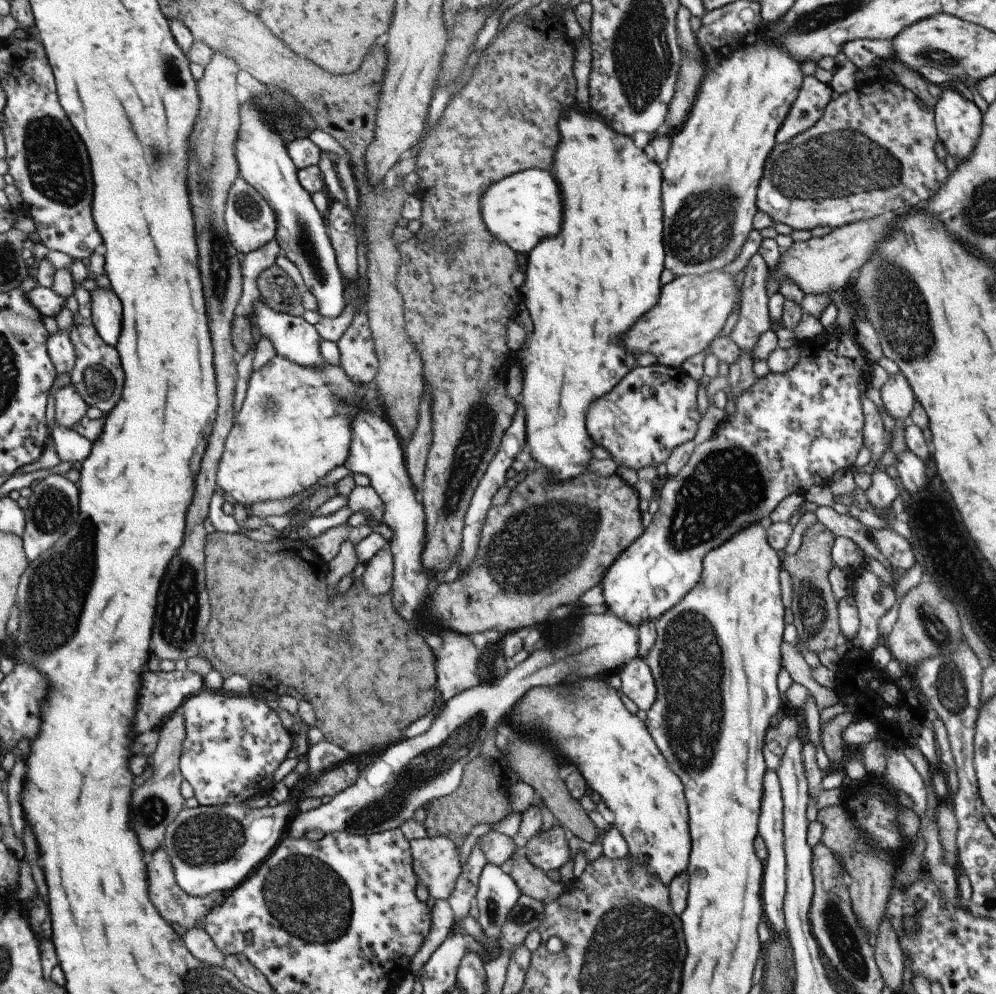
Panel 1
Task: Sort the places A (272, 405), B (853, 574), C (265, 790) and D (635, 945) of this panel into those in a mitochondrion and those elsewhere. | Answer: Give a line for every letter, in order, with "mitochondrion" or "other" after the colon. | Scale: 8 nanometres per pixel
A: mitochondrion
B: other
C: other
D: mitochondrion

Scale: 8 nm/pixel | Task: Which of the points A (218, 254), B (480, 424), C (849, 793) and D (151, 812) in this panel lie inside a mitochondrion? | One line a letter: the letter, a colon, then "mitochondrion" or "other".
A: mitochondrion
B: mitochondrion
C: other
D: mitochondrion

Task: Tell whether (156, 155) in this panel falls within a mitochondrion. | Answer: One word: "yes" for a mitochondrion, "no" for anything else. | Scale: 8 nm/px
yes

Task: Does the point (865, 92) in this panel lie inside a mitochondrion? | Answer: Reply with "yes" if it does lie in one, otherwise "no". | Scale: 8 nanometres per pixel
no

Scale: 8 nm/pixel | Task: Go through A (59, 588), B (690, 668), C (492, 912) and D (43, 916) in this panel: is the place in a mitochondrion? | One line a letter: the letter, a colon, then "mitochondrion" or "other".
A: mitochondrion
B: mitochondrion
C: mitochondrion
D: other

